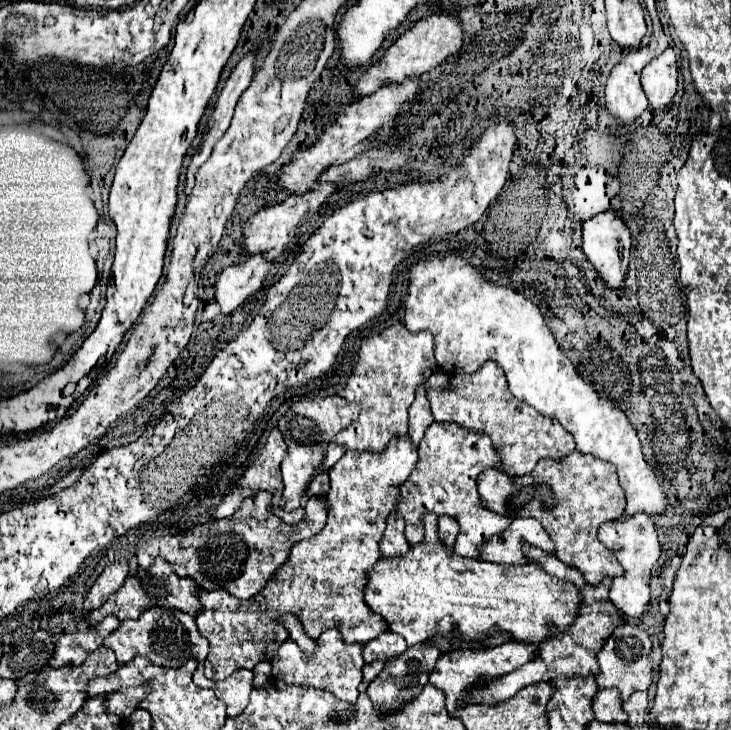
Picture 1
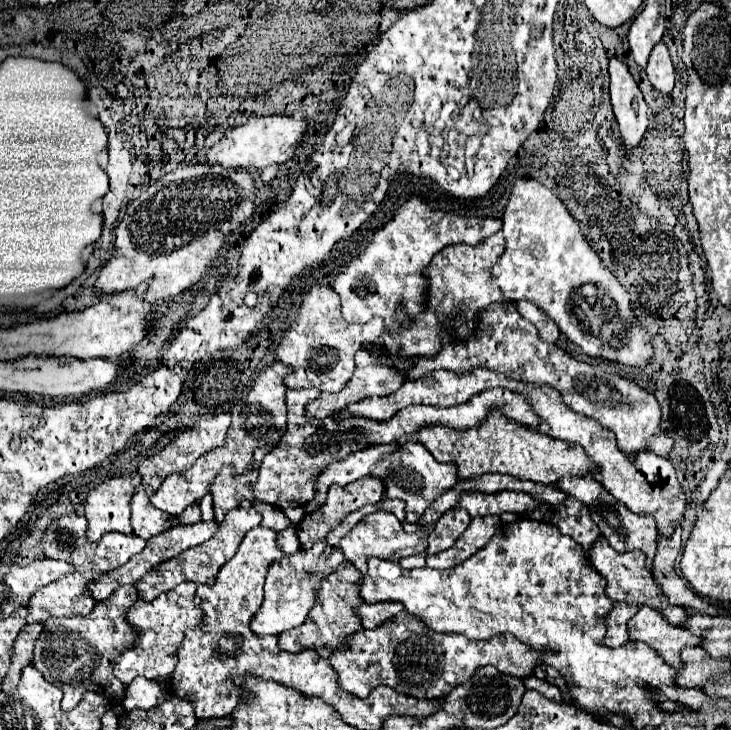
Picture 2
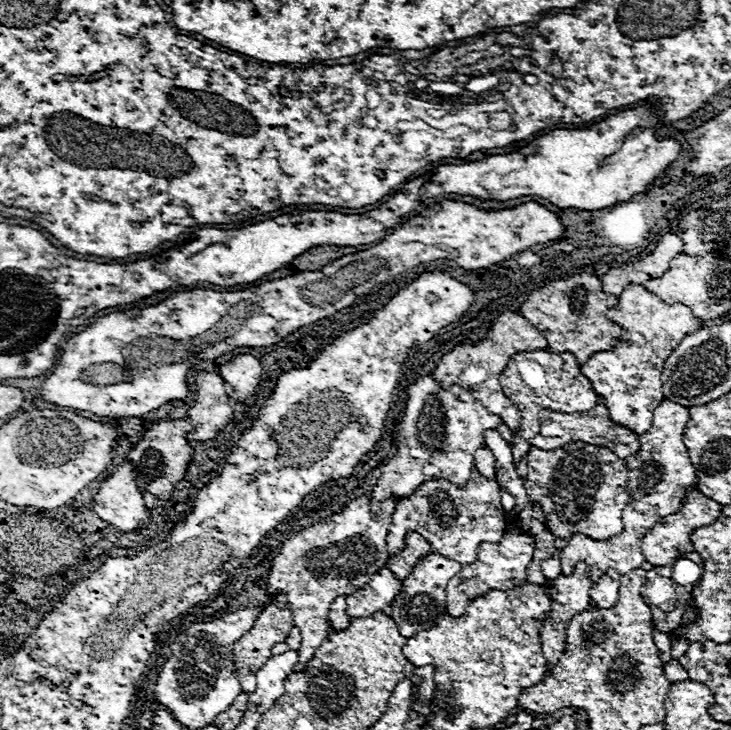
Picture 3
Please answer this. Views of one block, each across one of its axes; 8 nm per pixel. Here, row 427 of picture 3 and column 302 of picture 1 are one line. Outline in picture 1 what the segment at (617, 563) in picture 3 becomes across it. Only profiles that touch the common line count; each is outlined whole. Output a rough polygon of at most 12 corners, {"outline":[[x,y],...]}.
{"outline":[[332,628],[314,654],[286,640],[272,676],[354,702],[362,646]]}

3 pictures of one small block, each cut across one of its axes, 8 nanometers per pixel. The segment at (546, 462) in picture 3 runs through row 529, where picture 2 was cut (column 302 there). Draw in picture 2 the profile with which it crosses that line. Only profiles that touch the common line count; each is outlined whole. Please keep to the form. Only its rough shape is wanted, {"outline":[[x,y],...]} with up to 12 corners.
{"outline":[[326,540],[272,564],[258,636],[304,624],[324,578],[346,562]]}

